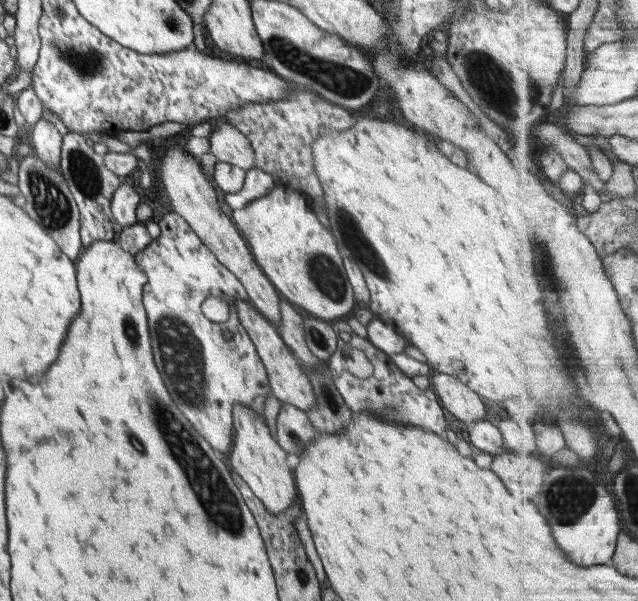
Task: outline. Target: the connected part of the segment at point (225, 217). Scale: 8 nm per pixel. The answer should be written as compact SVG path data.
M168 146L160 160L159 179L164 186L164 192L177 212L188 222L196 236L204 246L244 285L251 304L262 313L277 328L281 324L280 301L281 295L265 275L265 272L255 261L248 248L247 242L242 238L238 227L232 222L231 216L224 204L223 196L213 182L206 179L198 158L179 146Z

